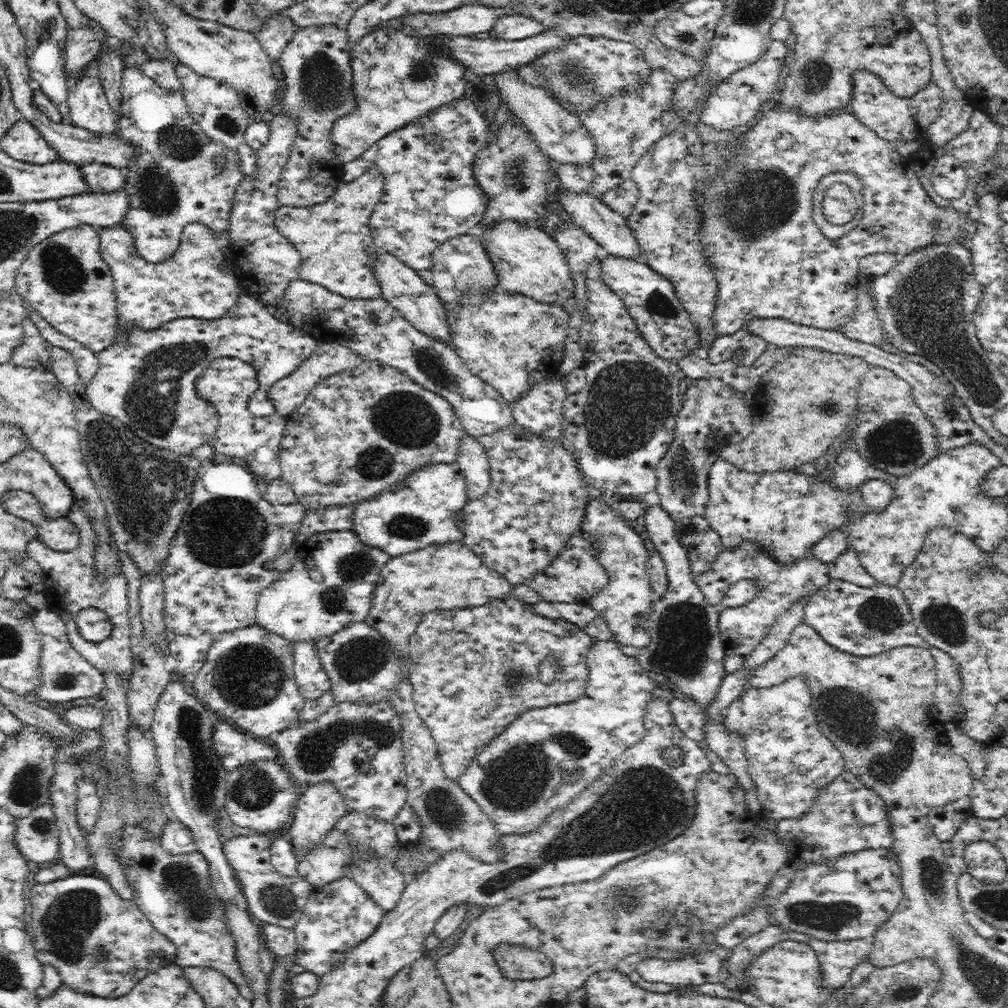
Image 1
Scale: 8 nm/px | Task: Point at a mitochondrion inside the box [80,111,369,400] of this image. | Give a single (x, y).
(156, 191)

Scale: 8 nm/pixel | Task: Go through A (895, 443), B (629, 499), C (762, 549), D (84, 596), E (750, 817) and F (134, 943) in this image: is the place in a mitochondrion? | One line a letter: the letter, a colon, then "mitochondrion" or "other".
A: mitochondrion
B: other
C: other
D: other
E: other
F: other

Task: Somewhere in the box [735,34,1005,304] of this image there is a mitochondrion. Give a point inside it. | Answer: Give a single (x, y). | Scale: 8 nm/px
(815, 77)

